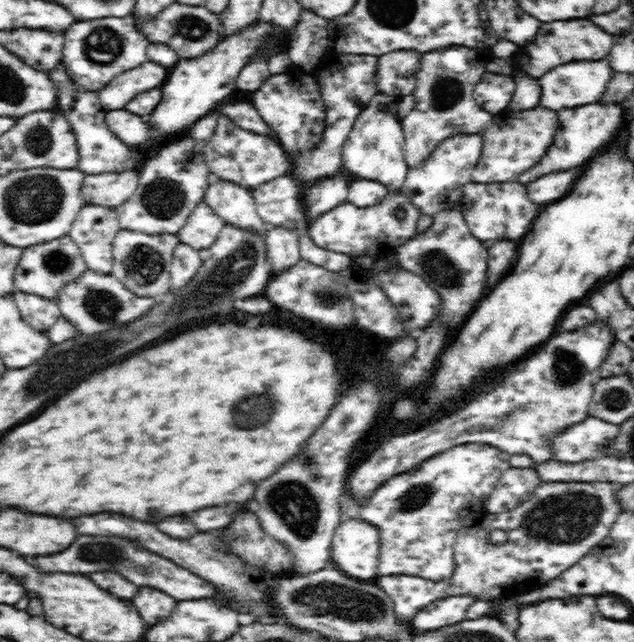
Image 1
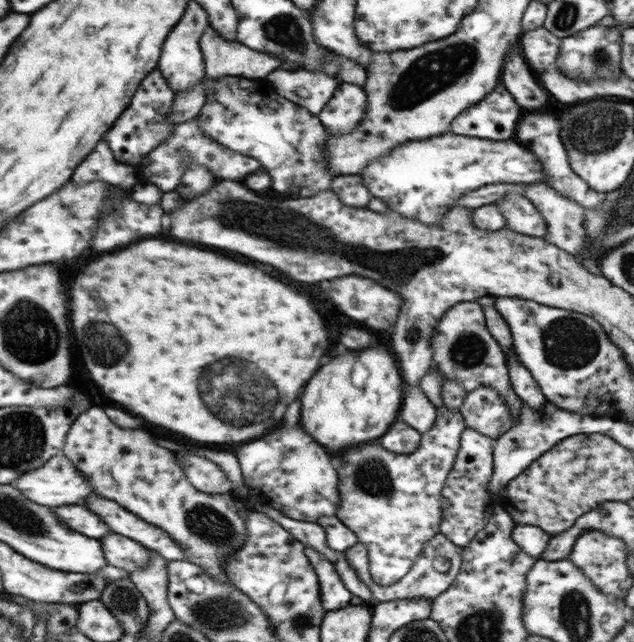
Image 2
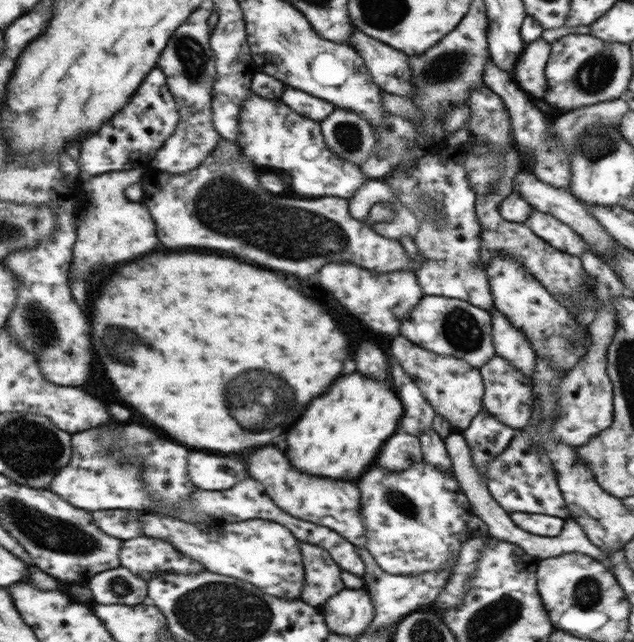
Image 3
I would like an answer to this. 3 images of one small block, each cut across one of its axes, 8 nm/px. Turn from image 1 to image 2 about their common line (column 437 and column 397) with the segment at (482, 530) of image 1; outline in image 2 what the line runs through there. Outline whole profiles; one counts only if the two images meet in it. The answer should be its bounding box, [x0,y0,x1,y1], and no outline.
[345,533,463,604]

